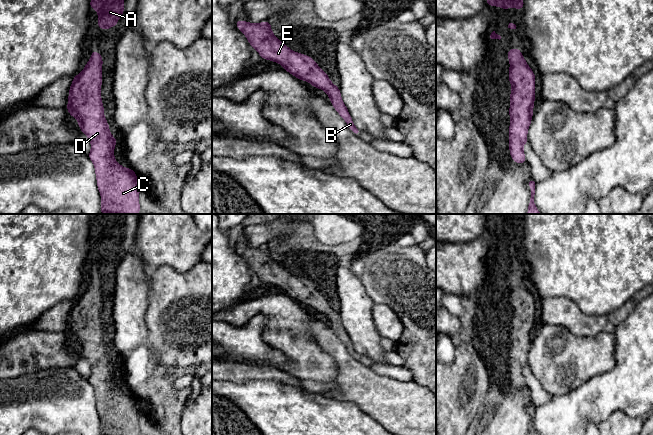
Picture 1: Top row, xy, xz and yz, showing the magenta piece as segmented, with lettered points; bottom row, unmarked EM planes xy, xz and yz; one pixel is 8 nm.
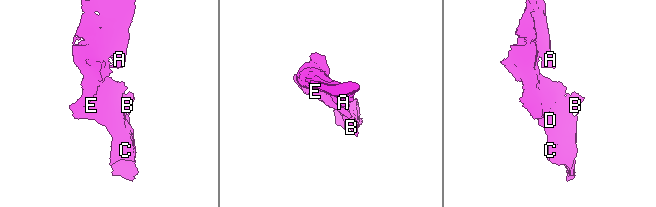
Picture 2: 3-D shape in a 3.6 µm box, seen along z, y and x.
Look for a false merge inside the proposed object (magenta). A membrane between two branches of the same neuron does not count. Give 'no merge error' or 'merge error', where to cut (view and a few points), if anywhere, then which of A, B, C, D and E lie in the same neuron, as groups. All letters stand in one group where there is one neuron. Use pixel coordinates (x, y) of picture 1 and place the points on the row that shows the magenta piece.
no merge error; no cut; A B C D E

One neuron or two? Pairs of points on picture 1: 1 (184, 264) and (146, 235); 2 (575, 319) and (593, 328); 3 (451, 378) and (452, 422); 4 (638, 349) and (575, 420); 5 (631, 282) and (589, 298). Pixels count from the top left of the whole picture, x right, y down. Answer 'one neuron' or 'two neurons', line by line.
1: one neuron
2: one neuron
3: one neuron
4: one neuron
5: one neuron

